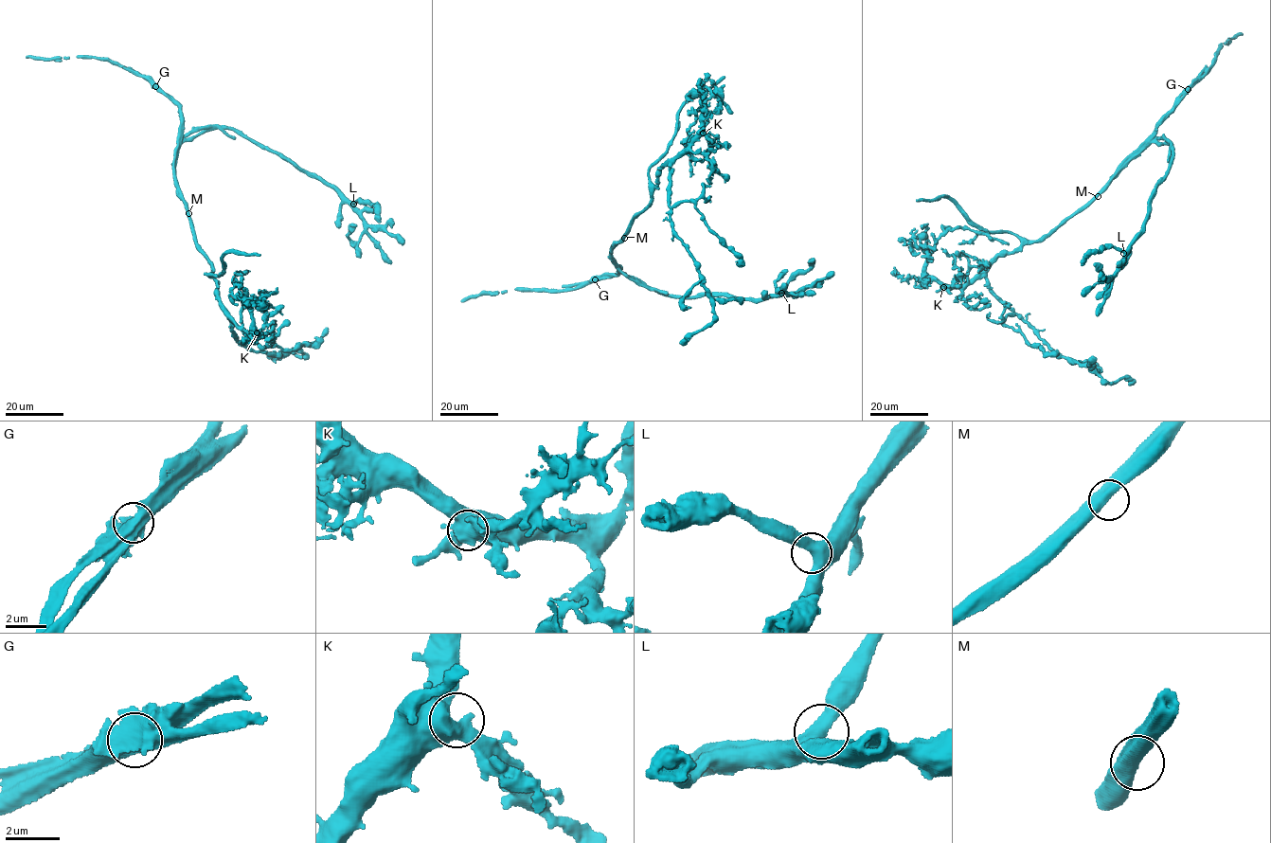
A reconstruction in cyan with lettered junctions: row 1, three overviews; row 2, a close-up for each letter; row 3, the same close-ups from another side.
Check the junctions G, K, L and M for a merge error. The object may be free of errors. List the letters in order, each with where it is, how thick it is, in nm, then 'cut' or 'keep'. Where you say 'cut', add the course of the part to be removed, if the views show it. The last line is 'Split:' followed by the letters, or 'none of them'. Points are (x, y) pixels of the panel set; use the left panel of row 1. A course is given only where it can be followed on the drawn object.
G: place (155, 86); calibre 750 nm; cut; course (156, 85), (176, 103), (182, 120), (174, 178), (180, 199)
K: place (257, 332); calibre 650 nm; keep
L: place (353, 204); calibre 600 nm; keep
M: place (188, 213); calibre 500 nm; keep
Split: G

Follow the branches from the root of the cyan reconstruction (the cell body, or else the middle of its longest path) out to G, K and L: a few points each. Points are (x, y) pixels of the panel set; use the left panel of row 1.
G: (187, 213), (175, 173), (182, 115), (176, 104), (156, 85)
K: (187, 213), (193, 236), (212, 270), (218, 297), (238, 326), (257, 332)
L: (187, 213), (174, 174), (177, 150), (184, 141), (217, 128), (241, 131), (282, 153), (335, 186), (353, 204)

